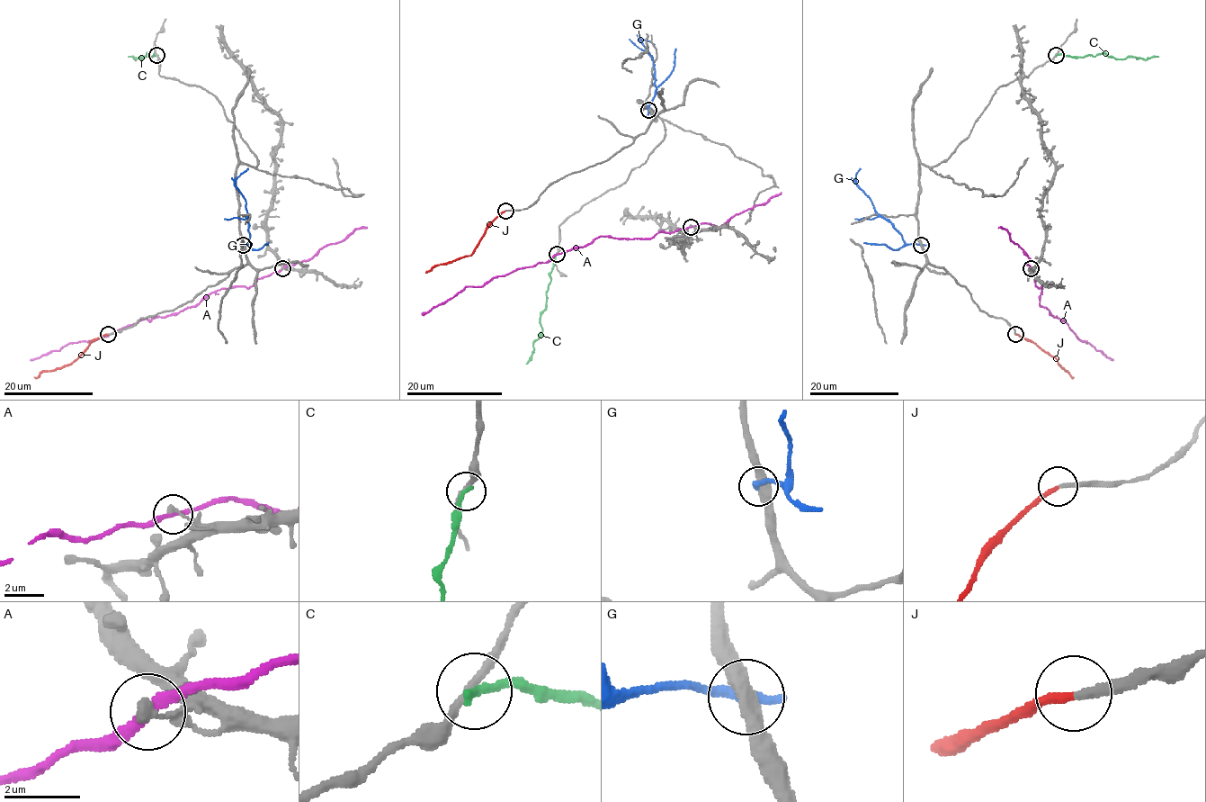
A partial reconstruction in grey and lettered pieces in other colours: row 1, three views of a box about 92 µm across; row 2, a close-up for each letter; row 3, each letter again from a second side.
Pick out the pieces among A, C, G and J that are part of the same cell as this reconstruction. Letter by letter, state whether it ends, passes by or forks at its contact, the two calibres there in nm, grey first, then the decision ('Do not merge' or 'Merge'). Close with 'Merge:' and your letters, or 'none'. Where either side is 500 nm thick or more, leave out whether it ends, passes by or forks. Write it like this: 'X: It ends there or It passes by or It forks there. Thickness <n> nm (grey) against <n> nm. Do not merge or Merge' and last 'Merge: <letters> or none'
A: It passes by. Thickness 320 nm (grey) against 240 nm. Do not merge
C: It ends there. Thickness 200 nm (grey) against 280 nm. Do not merge
G: It ends there. Thickness 460 nm (grey) against 360 nm. Do not merge
J: It ends there. Thickness 240 nm (grey) against 200 nm. Merge
Merge: J

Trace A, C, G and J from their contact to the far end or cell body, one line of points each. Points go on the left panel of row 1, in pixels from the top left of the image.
A: (282, 268), (248, 287), (210, 292), (182, 311), (141, 319), (106, 336), (72, 342), (31, 359)
C: (156, 55), (151, 57), (147, 53), (141, 59), (143, 57), (128, 57)
G: (243, 245), (249, 243), (248, 215), (245, 198), (235, 180), (248, 169)
J: (109, 333), (96, 337), (75, 360), (43, 370), (33, 377)

